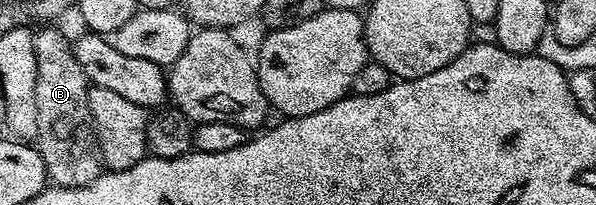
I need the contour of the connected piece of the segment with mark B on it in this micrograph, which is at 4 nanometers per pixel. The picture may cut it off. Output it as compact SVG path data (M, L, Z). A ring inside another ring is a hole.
M55 27L34 30L33 51L37 55L37 137L33 144L47 165L47 176L61 187L93 183L104 172L99 146L89 128L87 90L89 82L77 63L72 42Z

